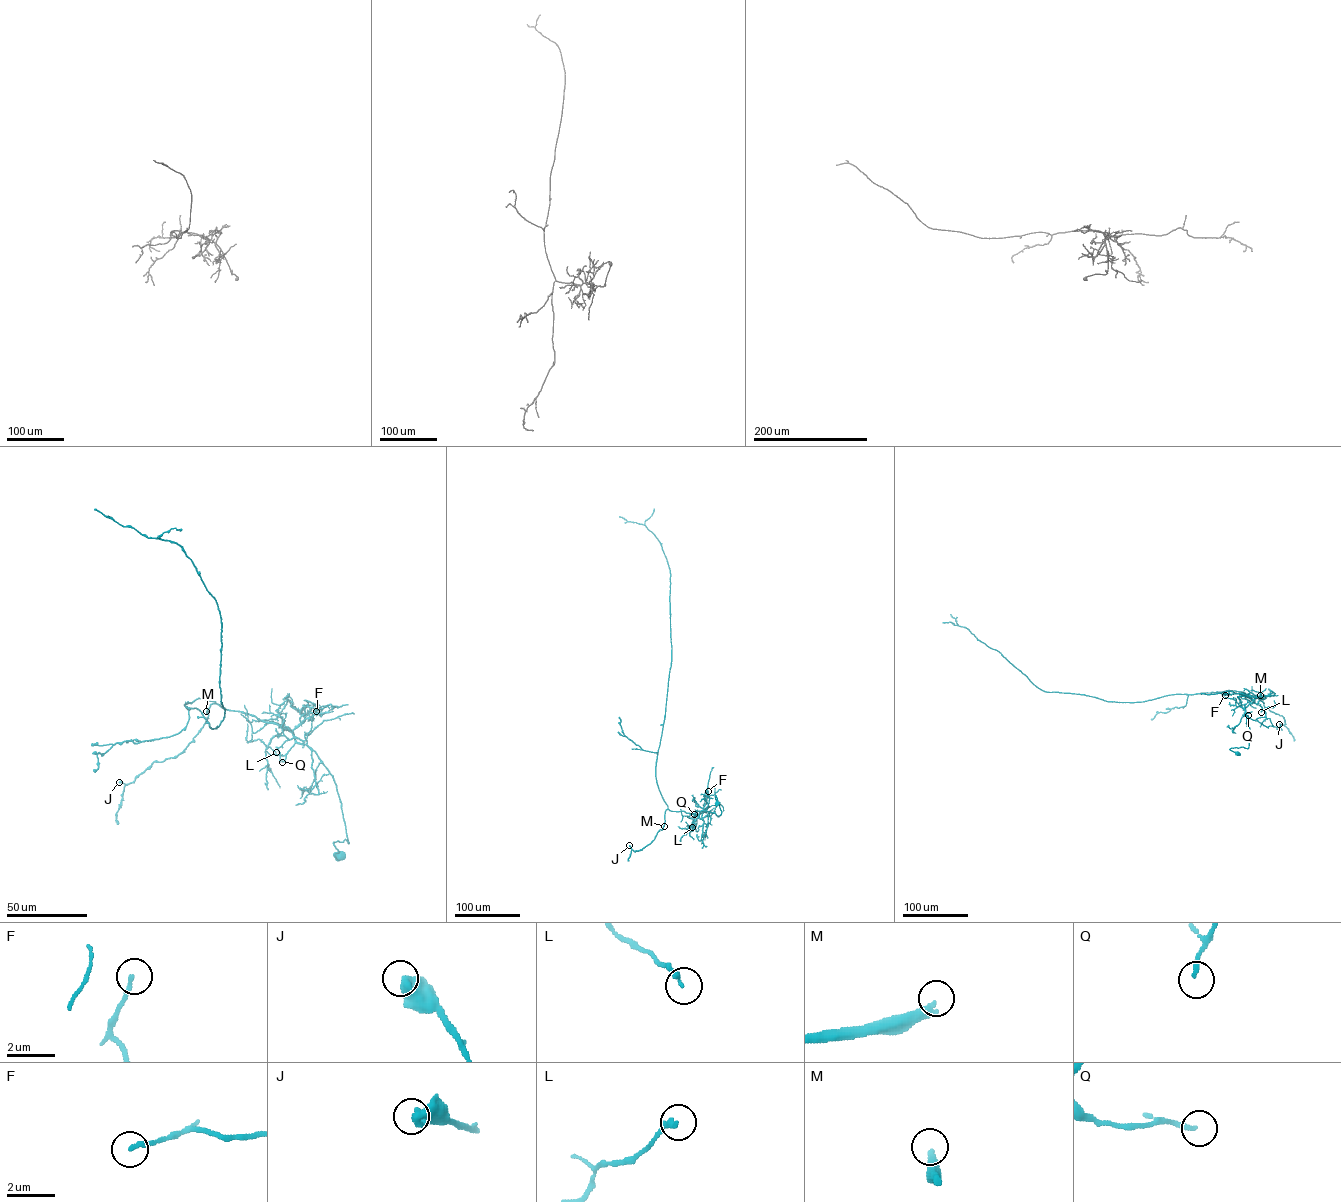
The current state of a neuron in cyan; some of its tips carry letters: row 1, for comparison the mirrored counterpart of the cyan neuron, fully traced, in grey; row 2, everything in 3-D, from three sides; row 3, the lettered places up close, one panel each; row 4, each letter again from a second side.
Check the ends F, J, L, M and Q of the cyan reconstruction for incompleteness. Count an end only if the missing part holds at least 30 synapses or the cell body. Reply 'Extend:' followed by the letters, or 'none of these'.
Extend: M

